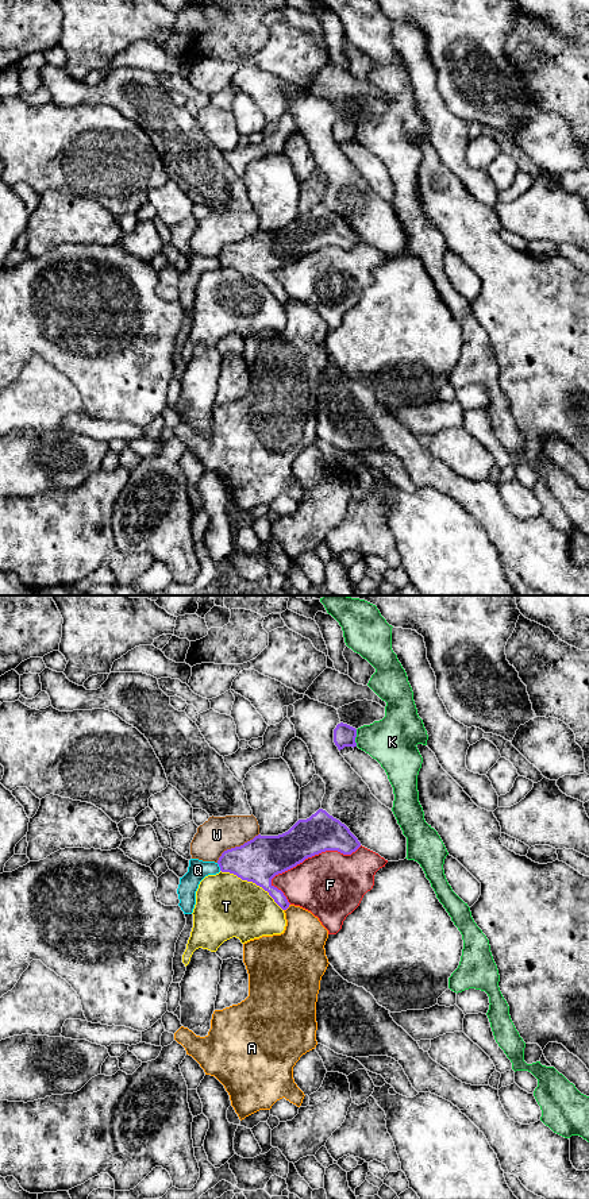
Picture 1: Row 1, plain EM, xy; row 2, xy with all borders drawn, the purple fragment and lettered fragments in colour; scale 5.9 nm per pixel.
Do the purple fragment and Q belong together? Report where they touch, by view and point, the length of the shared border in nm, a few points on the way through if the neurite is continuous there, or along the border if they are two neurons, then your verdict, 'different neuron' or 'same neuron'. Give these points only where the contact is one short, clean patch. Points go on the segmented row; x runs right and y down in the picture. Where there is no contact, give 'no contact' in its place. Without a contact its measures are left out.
meets purple in xy at (219, 866); contact 50 nm long; border along xy (216, 863), (220, 870); different neuron

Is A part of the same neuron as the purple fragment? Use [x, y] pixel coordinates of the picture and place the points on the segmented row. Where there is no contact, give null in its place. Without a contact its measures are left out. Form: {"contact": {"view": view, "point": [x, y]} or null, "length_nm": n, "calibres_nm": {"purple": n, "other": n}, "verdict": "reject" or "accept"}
{"contact": {"view": "xy", "point": [287, 908]}, "length_nm": 60, "calibres_nm": {"purple": 130, "other": 280}, "verdict": "reject"}

